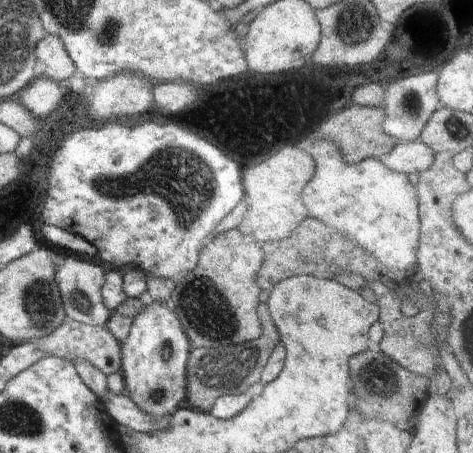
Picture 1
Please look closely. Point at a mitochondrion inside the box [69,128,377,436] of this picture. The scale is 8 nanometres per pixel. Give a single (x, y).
(159, 175)

